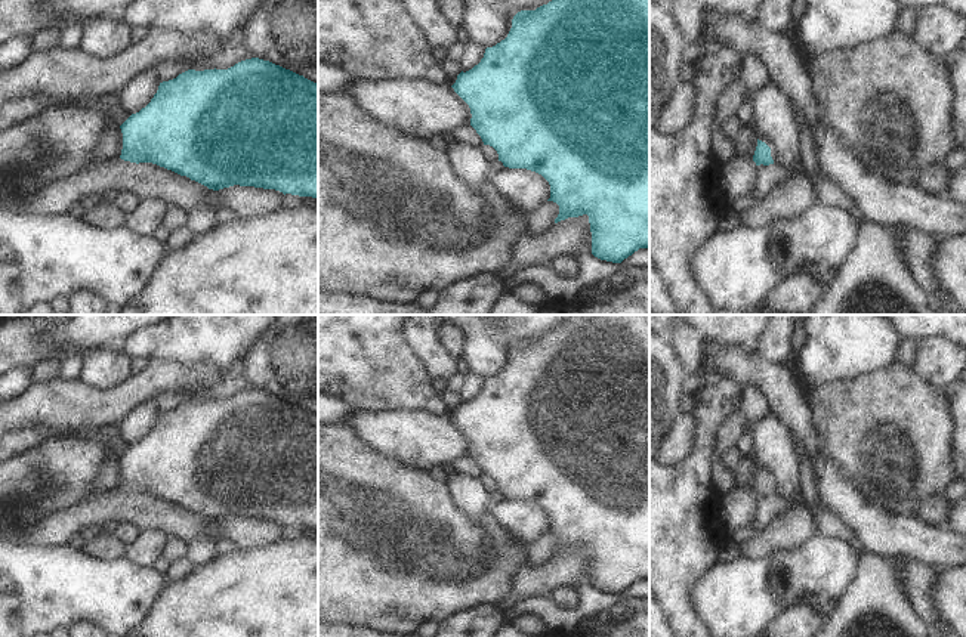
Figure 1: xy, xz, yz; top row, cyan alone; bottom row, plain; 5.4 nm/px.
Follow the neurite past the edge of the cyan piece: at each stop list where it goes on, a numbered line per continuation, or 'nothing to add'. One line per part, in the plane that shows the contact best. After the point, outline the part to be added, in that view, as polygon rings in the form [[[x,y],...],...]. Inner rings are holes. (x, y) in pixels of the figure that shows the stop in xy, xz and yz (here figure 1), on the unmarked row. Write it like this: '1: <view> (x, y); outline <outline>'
nothing to add

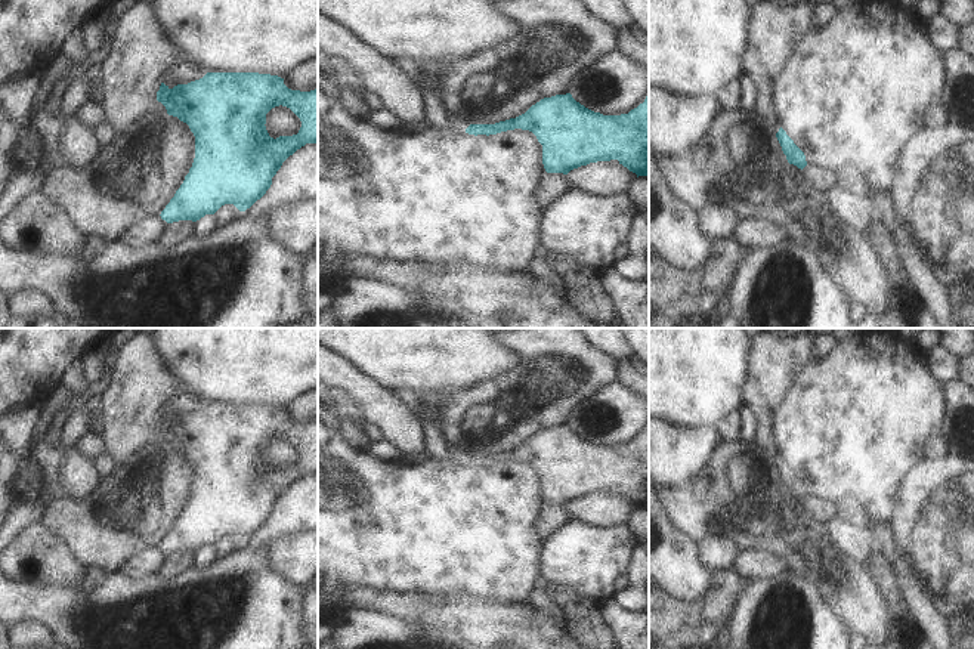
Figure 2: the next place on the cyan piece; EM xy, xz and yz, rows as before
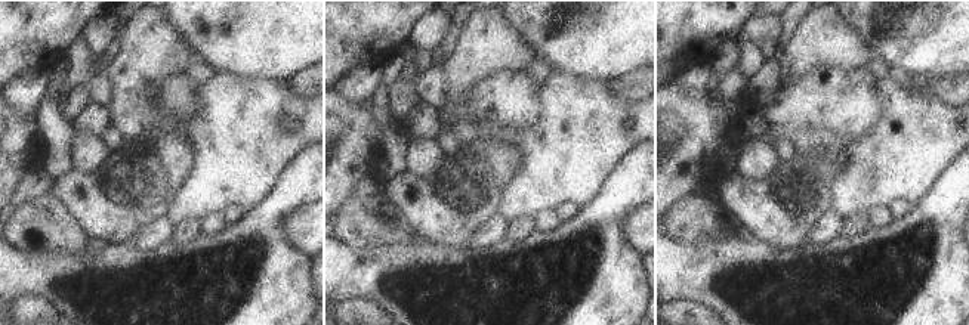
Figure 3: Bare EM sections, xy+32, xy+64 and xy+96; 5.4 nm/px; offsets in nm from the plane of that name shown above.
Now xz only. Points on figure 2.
1: xz (458, 454); outline [[[452,445],[452,460],[458,463],[466,463],[470,455],[473,455],[470,451]]]

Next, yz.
1: yz (773, 362); outline [[[810,331],[795,337],[760,333],[748,340],[742,407],[754,411],[755,444],[769,451],[774,466],[780,460],[773,441],[774,412],[801,371],[813,362],[817,337]]]

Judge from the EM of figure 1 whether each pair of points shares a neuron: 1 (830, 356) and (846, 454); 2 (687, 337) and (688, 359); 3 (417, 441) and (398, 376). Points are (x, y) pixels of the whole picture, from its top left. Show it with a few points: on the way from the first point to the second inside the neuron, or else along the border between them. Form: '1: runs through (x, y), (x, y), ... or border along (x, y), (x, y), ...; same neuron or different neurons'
1: border along (867, 370), (835, 382), (817, 382), (811, 387); different neurons
2: runs through (688, 343), (688, 353); same neuron
3: border along (373, 411), (432, 411), (443, 417); different neurons

